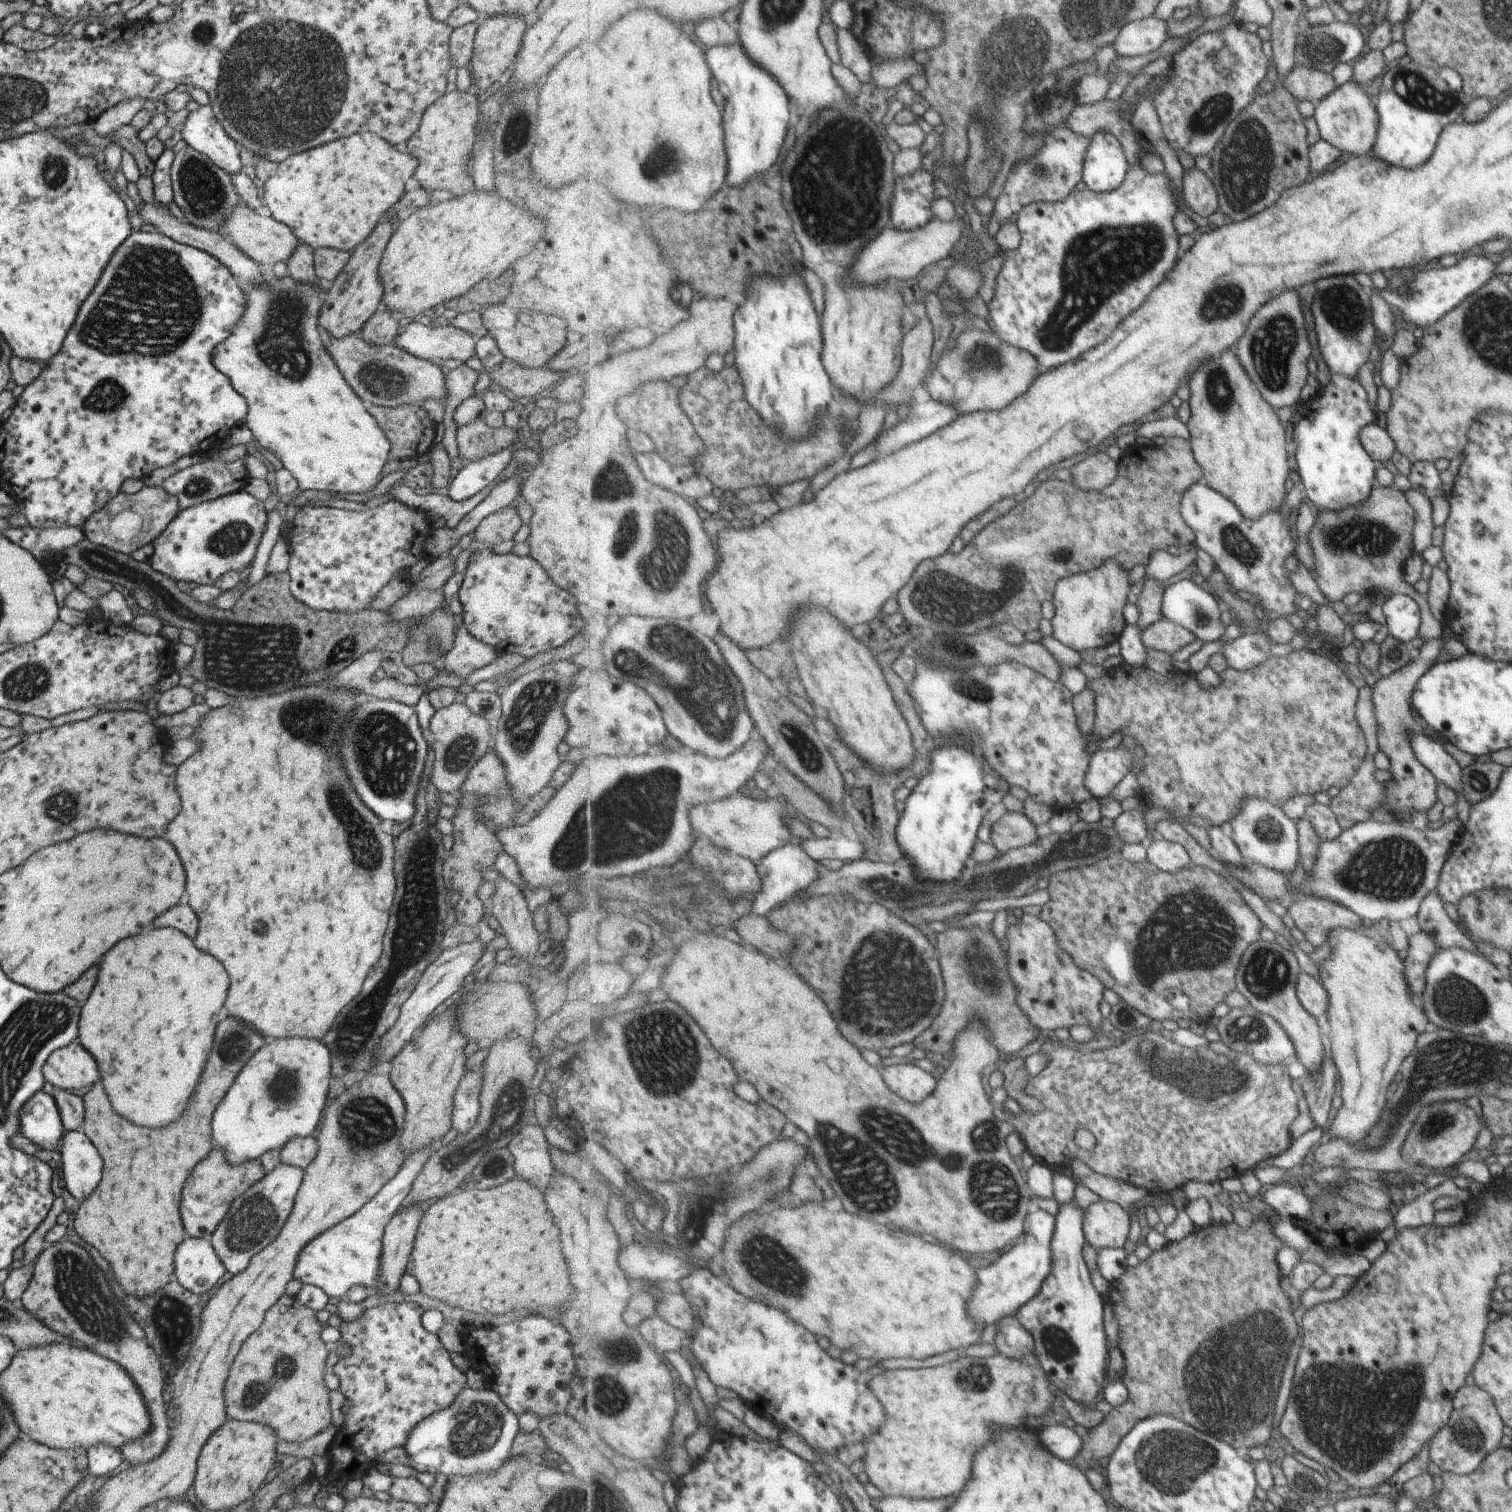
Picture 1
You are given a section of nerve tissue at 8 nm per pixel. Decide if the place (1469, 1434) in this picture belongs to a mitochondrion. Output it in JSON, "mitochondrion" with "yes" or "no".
{"mitochondrion":"yes"}

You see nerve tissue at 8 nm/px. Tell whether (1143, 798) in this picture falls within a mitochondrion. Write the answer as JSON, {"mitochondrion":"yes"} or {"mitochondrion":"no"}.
{"mitochondrion":"no"}

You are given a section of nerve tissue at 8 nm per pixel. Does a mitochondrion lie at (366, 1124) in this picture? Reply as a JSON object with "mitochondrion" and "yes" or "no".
{"mitochondrion":"yes"}

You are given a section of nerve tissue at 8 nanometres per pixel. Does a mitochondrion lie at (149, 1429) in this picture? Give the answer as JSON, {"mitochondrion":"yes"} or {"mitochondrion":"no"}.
{"mitochondrion":"no"}

